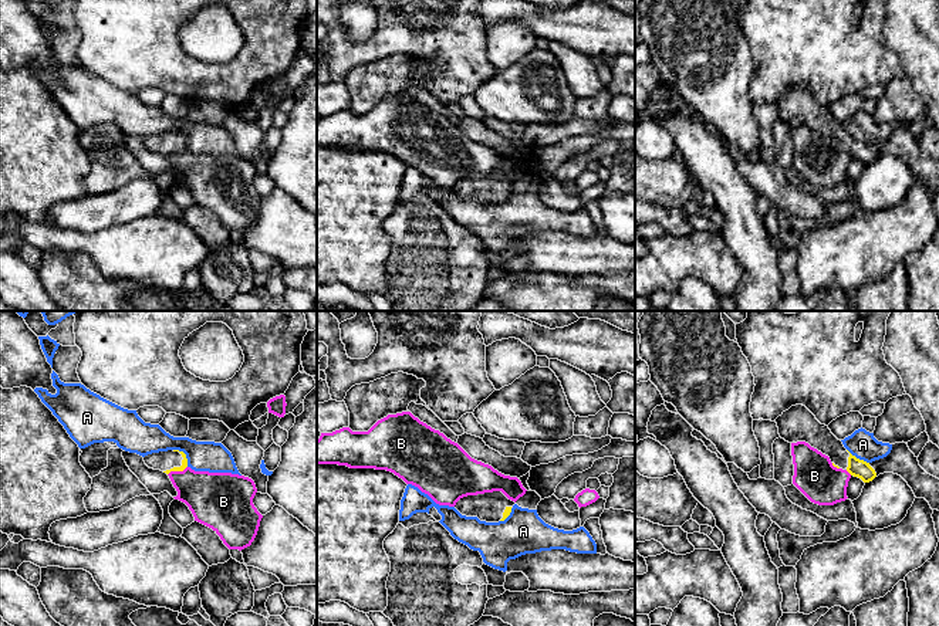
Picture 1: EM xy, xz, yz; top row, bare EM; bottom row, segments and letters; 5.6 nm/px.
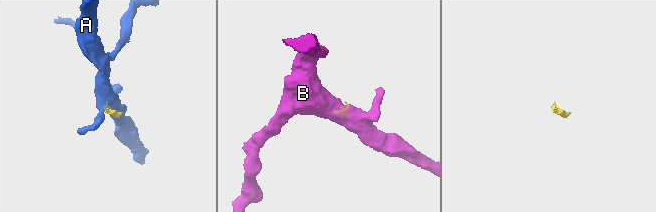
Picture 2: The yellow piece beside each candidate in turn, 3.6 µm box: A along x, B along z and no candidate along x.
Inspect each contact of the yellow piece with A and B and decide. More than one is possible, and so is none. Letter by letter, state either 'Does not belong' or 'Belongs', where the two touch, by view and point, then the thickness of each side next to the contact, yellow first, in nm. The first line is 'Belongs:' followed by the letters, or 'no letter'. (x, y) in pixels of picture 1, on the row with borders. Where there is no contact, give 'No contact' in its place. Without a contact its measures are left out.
Belongs: no letter
A: Does not belong. Touches yellow at xy (185, 454). Thickness 40 nm (yellow) against 180 nm
B: Does not belong. Touches yellow at xy (176, 470). Thickness 40 nm (yellow) against 280 nm

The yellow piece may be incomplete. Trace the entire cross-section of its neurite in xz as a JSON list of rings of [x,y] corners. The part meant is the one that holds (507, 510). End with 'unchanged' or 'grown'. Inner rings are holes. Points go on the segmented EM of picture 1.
[[[501,491],[467,495],[460,498],[455,508],[466,517],[477,517],[480,521],[504,521],[516,503],[509,500]]]; grown

